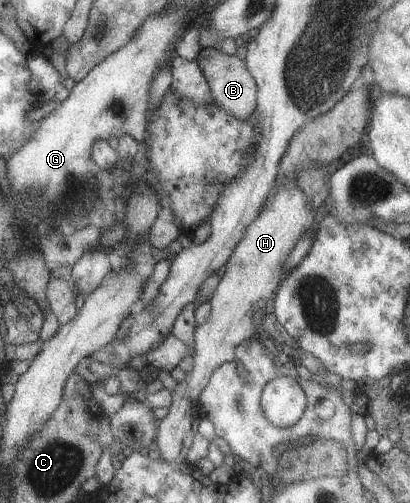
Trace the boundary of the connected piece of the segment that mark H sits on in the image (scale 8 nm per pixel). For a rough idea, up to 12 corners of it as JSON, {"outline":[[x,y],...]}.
{"outline":[[274,179],[195,325],[192,369],[157,423],[159,459],[186,462],[216,367],[256,337],[284,260],[312,228],[296,181]]}

